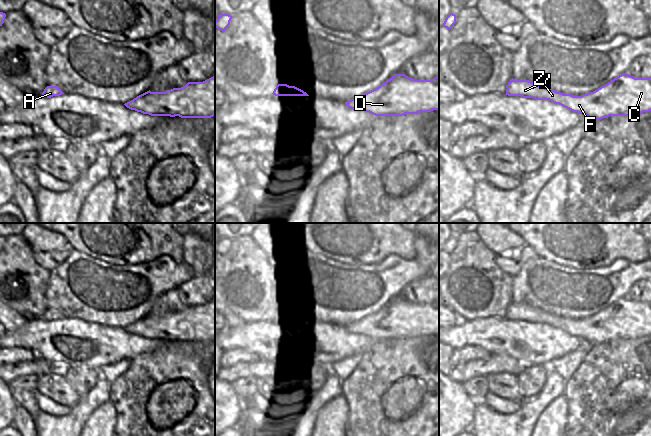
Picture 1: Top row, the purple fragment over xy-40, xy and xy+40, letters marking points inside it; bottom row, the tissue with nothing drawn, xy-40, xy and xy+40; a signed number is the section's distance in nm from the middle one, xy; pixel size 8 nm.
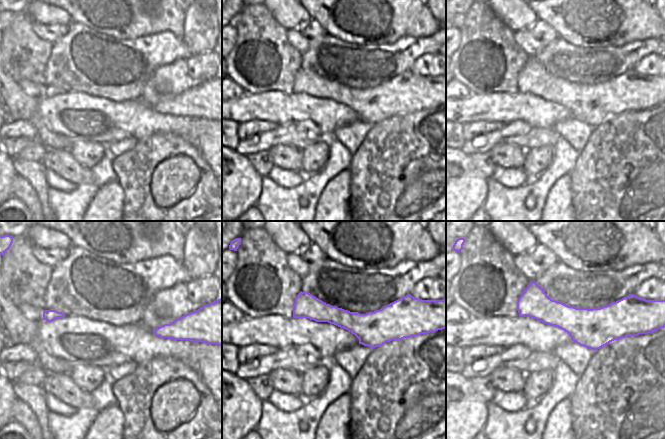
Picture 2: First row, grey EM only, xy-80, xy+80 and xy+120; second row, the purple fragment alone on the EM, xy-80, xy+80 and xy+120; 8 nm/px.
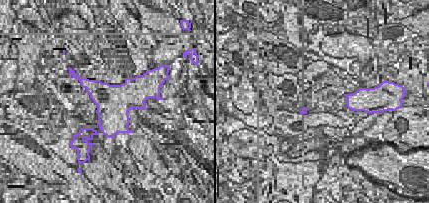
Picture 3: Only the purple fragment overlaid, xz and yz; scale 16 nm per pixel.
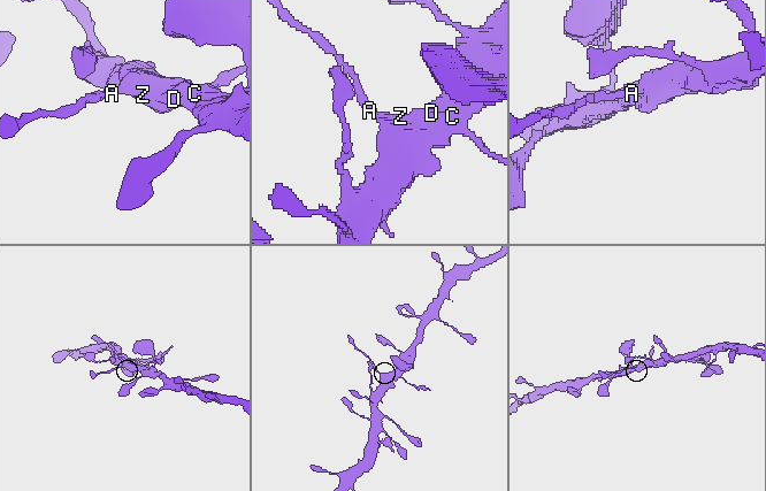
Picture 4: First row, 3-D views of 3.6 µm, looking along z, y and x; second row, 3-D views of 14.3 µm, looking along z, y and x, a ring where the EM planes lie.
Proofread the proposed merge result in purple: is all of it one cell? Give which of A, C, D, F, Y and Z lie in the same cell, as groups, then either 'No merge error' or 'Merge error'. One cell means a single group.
Groups: A / C D F Y Z. Merge error.

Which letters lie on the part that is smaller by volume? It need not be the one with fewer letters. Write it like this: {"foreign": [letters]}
{"foreign": ["A"]}

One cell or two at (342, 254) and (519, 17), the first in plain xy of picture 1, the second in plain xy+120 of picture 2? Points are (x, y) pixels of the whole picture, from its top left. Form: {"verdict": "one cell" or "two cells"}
{"verdict": "two cells"}

